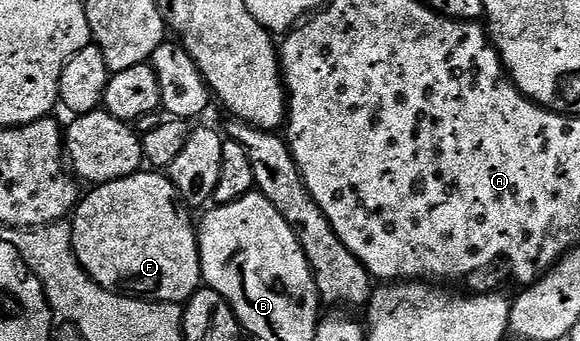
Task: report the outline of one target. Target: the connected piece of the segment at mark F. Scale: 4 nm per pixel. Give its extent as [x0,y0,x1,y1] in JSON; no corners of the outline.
[71,170,201,305]

